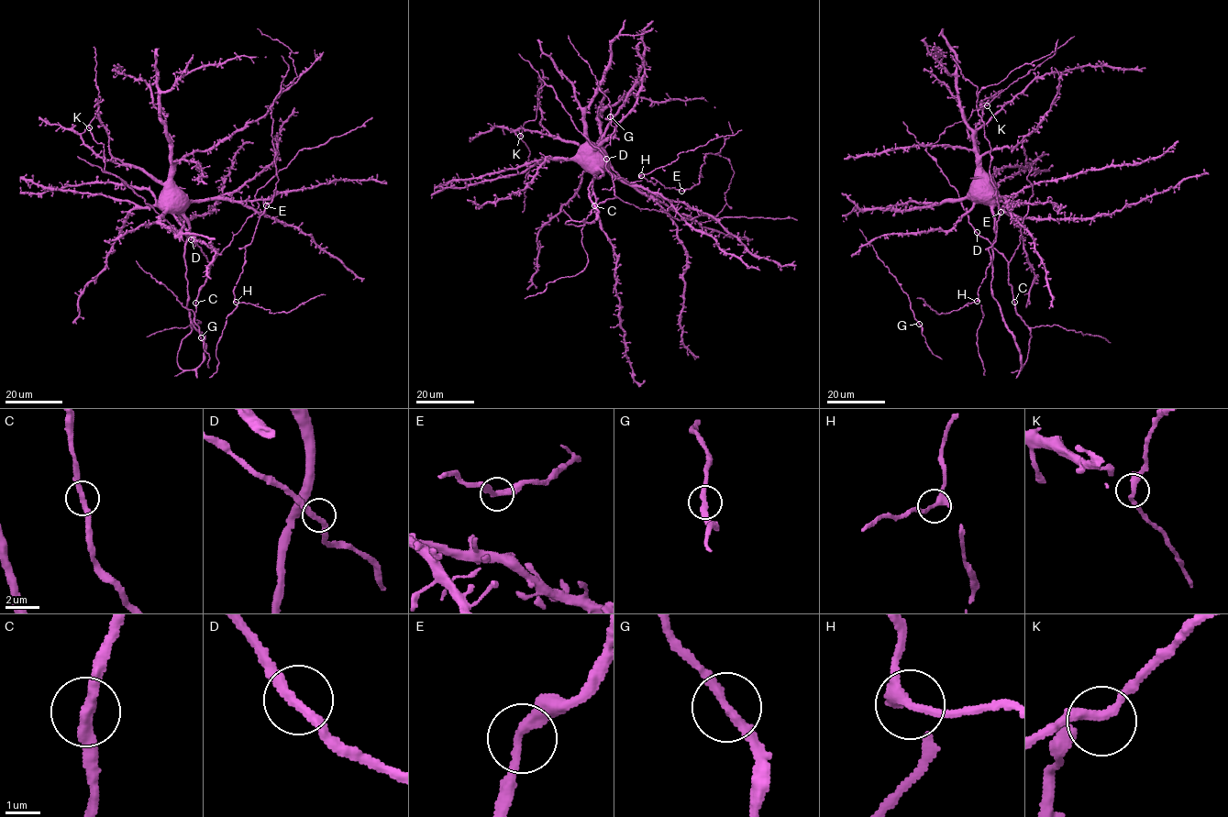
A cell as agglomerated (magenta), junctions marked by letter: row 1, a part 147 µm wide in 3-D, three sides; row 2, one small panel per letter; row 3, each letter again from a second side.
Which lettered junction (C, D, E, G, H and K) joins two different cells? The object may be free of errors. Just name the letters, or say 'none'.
none

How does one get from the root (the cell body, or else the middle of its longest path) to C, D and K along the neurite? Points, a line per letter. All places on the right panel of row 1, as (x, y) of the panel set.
C: (978, 192), (976, 196), (964, 196), (961, 204), (974, 229), (1008, 263), (1009, 282), (1013, 301)
D: (978, 192), (976, 196), (964, 196), (960, 204), (977, 232)
K: (978, 192), (976, 196), (960, 200), (925, 147), (935, 143), (946, 126), (966, 121), (974, 110), (987, 105)

